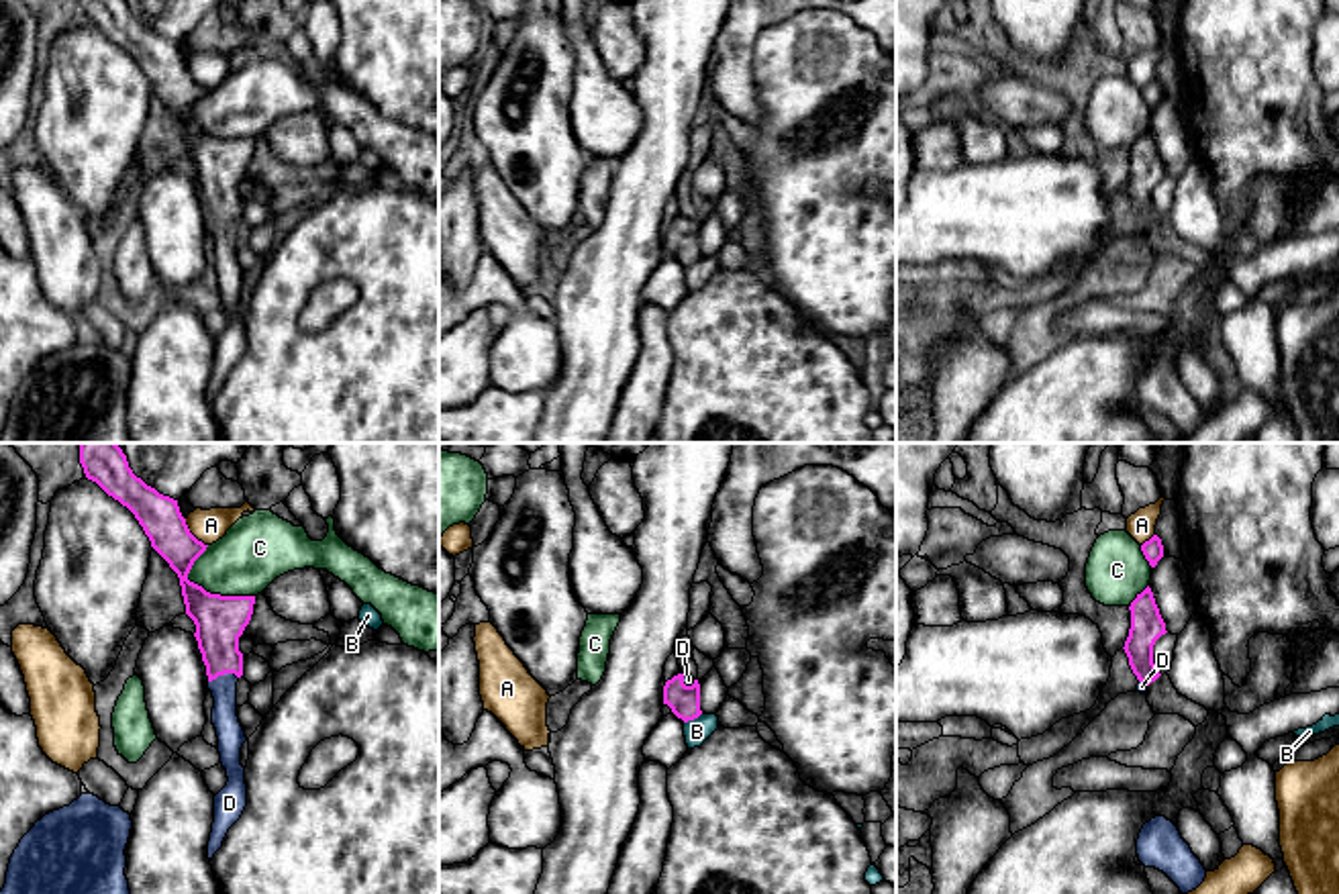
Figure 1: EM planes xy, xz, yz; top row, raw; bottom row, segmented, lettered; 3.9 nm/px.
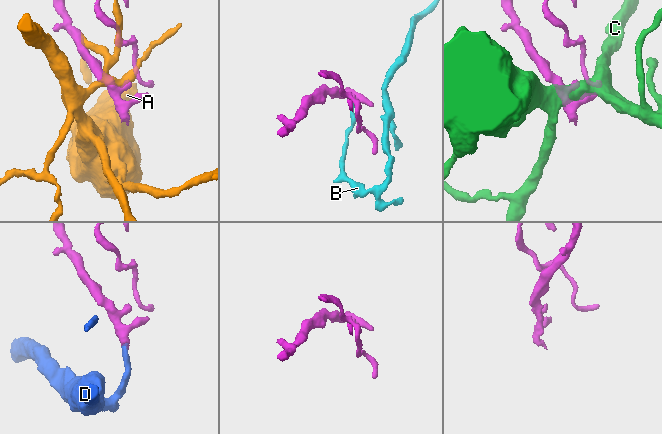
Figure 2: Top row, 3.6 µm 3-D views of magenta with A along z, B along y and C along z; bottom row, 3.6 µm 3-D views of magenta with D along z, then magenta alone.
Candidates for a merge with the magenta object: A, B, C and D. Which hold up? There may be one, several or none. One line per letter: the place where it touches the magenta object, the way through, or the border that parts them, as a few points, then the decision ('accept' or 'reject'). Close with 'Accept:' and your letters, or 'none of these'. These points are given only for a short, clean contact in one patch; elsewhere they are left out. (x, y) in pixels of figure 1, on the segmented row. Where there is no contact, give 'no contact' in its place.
A: meets magenta in xy at (190, 533); reject
B: meets magenta in xz at (692, 719); border along xz (703, 713), (684, 723); reject
C: meets magenta in xy at (219, 594); reject
D: meets magenta in xy at (223, 674); runs through xy (219, 621), (223, 674), (229, 731); accept
Accept: D

